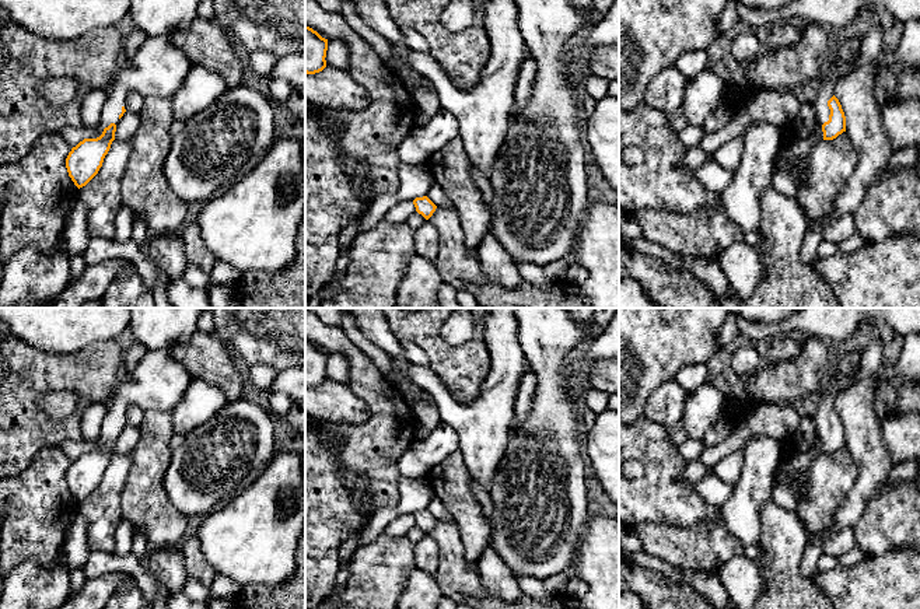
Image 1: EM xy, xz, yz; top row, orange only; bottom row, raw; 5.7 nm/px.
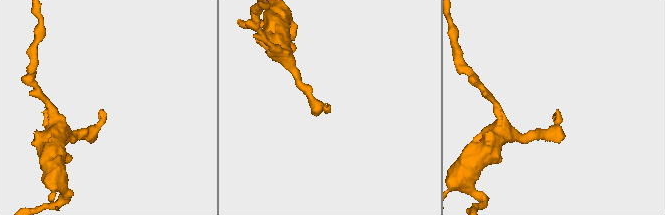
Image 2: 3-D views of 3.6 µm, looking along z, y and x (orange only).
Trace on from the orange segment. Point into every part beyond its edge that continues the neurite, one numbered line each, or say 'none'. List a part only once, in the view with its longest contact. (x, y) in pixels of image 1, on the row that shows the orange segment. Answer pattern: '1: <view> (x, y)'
1: yz (839, 67)

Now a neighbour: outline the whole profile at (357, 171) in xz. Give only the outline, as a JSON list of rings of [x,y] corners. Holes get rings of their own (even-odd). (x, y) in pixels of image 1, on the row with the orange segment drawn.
[[[346,155],[340,157],[340,162],[343,171],[350,176],[354,188],[357,189],[360,199],[372,200],[372,197],[368,195],[368,167]]]

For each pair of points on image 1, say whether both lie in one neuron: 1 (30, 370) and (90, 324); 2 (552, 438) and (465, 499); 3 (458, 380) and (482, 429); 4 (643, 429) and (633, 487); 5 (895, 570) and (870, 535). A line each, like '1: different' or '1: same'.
1: different
2: different
3: different
4: same
5: different

